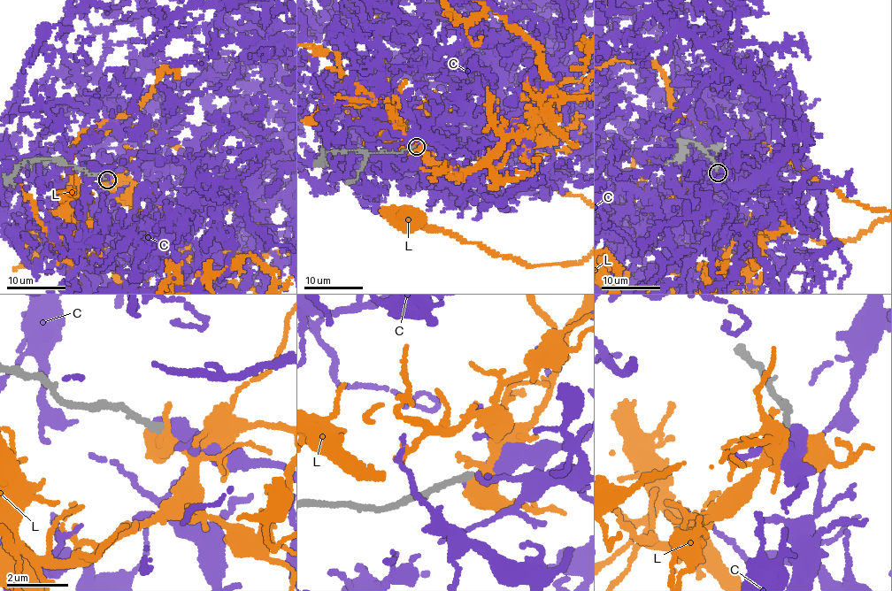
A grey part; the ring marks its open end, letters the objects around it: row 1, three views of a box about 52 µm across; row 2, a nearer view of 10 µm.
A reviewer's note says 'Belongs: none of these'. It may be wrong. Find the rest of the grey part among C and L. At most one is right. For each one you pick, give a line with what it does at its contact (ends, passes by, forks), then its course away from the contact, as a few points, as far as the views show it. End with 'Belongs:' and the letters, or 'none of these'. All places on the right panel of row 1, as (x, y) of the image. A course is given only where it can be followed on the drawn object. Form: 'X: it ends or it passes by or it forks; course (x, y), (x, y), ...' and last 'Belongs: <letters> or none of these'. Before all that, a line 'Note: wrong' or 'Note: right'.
Note: right
Belongs: none of these

